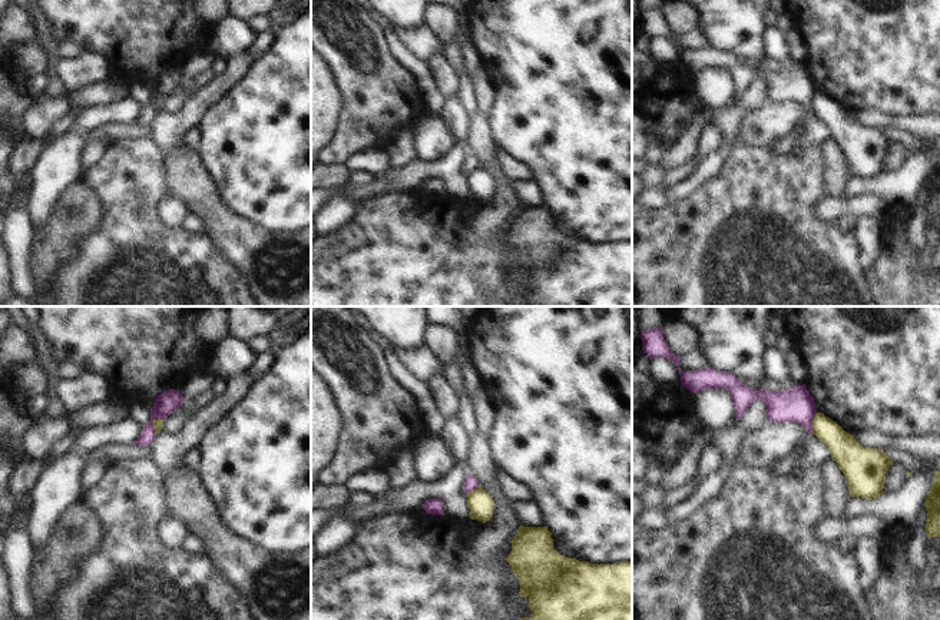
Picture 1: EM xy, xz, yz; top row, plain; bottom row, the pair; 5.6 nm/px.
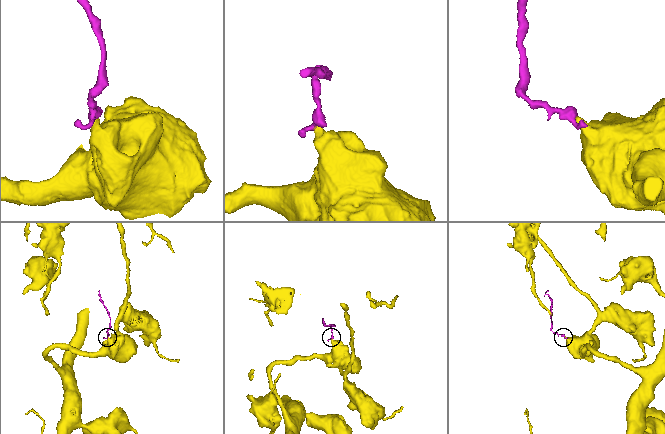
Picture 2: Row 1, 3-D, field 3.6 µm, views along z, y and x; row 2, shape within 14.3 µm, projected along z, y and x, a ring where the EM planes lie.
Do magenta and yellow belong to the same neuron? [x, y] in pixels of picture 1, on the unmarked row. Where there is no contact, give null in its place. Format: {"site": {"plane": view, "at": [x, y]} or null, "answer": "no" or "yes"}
{"site": {"plane": "yz", "at": [811, 102]}, "answer": "no"}

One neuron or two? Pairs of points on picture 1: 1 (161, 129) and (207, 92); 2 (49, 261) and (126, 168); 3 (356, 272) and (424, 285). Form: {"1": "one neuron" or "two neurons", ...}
{"1": "one neuron", "2": "two neurons", "3": "one neuron"}

